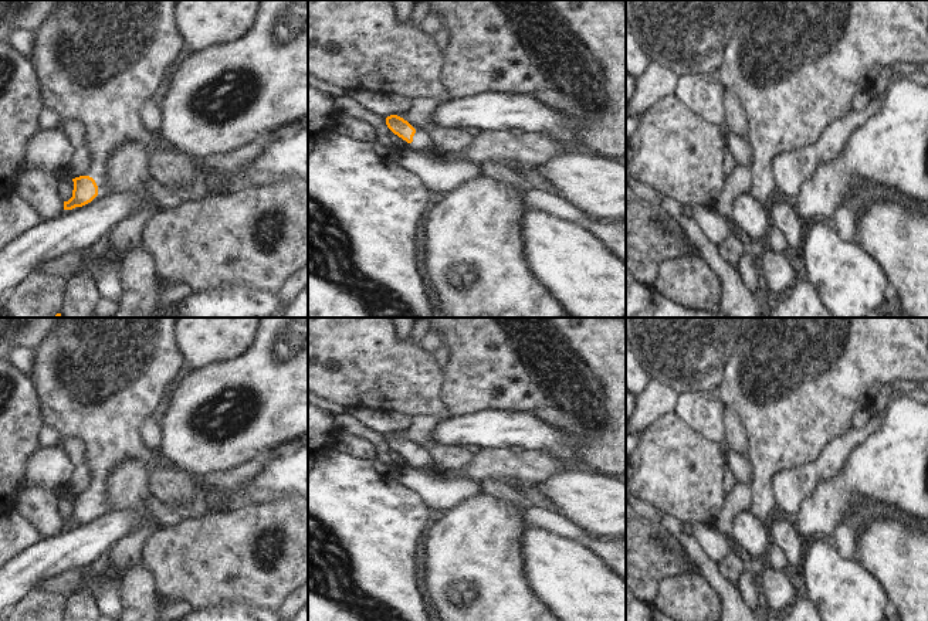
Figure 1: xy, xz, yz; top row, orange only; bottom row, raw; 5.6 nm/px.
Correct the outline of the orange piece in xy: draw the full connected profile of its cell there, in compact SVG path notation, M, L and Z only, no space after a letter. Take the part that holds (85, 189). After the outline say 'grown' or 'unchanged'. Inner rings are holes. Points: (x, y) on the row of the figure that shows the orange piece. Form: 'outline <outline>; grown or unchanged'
outline M60 0L50 16L33 31L33 62L41 85L44 106L57 111L62 119L78 119L84 125L84 146L91 153L91 164L82 176L72 179L72 197L64 201L64 210L91 203L96 196L111 191L108 187L108 155L128 142L140 140L146 147L172 149L173 145L158 130L148 130L138 118L140 104L152 96L166 65L183 45L183 37L175 21L177 0Z; grown

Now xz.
outline M397 115L387 116L386 125L394 135L410 143L416 153L431 152L430 132L421 128L414 129L407 121Z; grown

